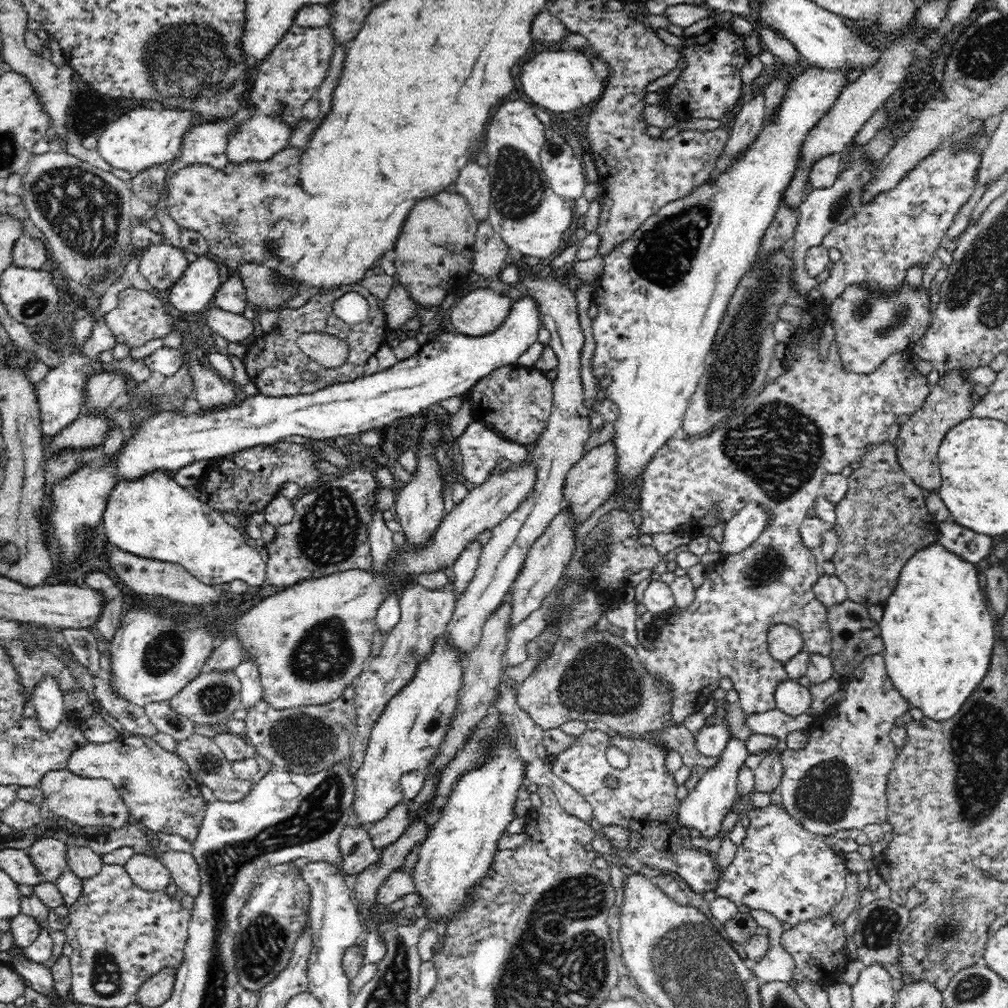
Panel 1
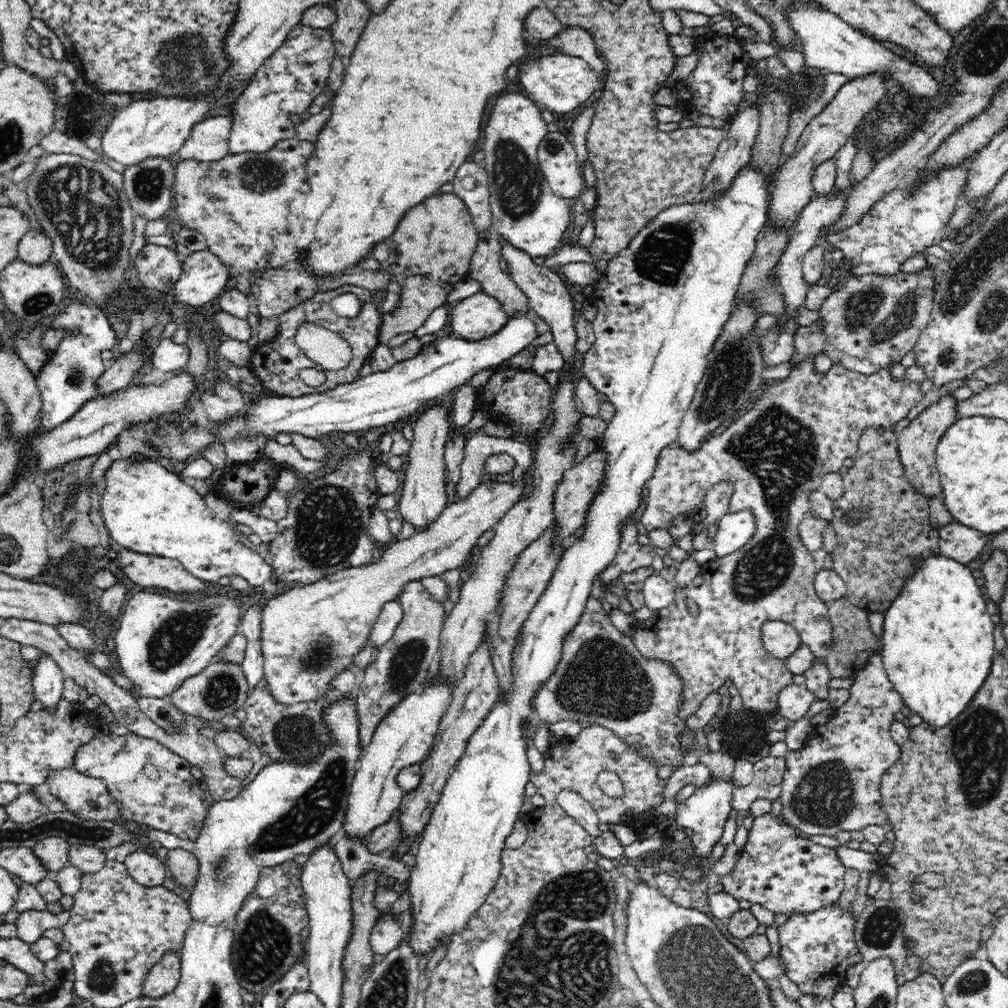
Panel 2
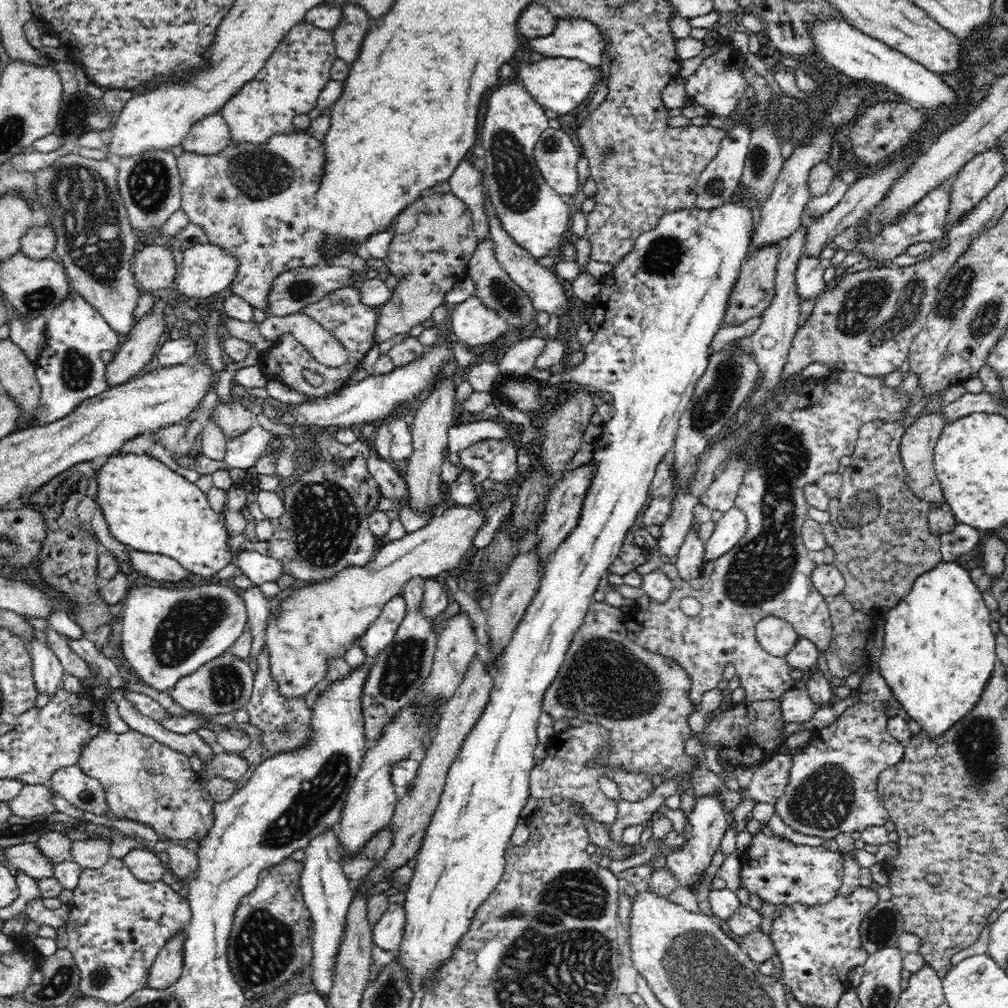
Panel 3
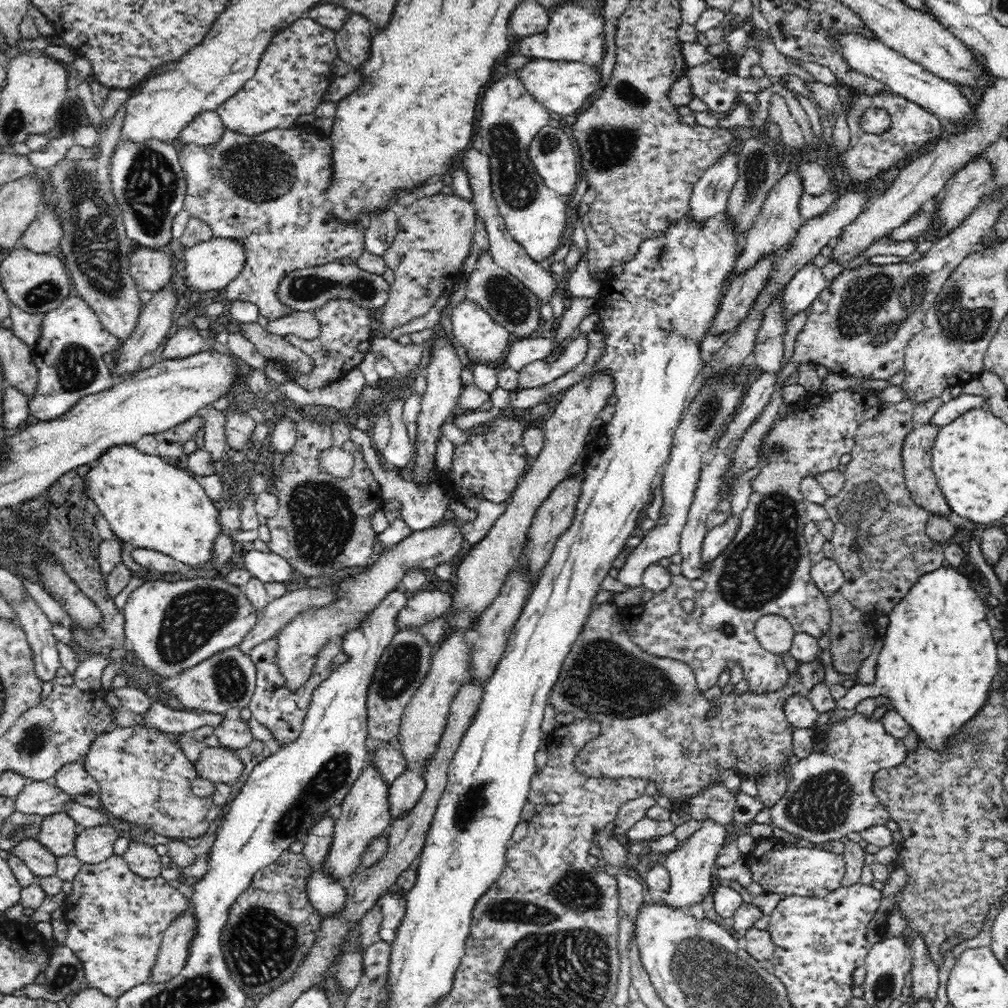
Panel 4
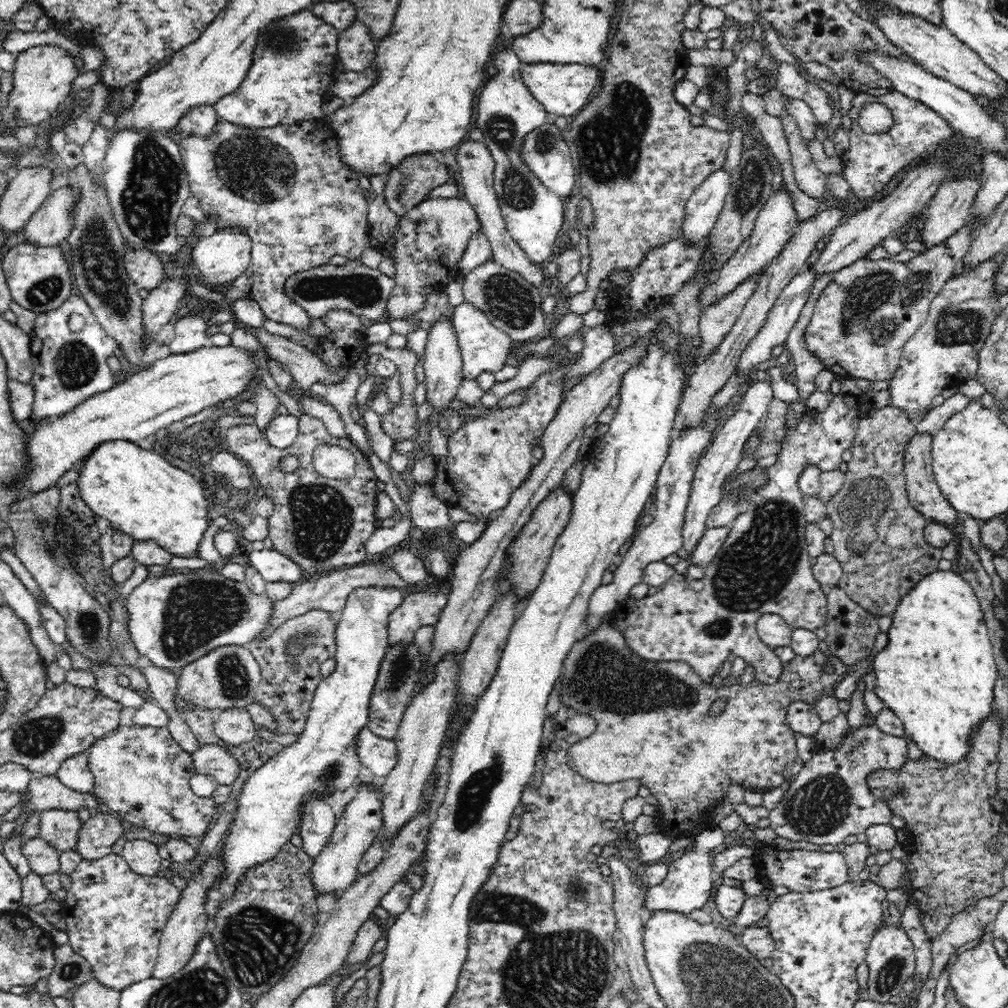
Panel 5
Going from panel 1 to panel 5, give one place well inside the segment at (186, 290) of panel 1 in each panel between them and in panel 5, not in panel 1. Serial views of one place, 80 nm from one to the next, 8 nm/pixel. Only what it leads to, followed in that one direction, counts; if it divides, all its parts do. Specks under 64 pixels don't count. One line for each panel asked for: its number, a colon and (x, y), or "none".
2: (204, 276)
3: (207, 269)
4: (211, 265)
5: (221, 258)

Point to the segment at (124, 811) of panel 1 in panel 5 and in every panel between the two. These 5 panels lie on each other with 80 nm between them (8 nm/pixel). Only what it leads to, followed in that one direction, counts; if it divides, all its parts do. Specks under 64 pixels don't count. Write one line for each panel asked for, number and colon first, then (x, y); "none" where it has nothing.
2: (86, 797)
3: (86, 793)
4: (74, 780)
5: (74, 773)

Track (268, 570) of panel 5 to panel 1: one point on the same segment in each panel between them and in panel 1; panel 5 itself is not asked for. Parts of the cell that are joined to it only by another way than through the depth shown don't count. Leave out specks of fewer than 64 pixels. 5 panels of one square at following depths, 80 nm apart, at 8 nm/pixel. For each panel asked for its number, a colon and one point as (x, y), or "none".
1: (152, 516)
2: (146, 507)
3: (148, 507)
4: (266, 566)

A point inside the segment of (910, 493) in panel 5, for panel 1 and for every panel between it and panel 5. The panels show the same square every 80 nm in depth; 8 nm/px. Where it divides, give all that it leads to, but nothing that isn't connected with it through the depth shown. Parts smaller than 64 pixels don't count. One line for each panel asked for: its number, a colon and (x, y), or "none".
1: (948, 403)
2: (917, 442)
3: (917, 445)
4: (921, 482)

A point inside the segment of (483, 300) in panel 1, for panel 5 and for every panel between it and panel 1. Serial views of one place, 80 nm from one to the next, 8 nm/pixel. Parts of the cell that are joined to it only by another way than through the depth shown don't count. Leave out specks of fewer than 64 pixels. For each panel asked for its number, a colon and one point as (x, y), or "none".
2: (472, 319)
3: (473, 324)
4: (483, 338)
5: (484, 348)

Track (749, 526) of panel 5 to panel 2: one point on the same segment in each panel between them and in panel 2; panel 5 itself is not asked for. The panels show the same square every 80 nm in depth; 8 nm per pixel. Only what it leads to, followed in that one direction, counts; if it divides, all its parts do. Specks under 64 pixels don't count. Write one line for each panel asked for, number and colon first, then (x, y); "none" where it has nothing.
2: (803, 427)
3: (767, 573)
4: (765, 570)

